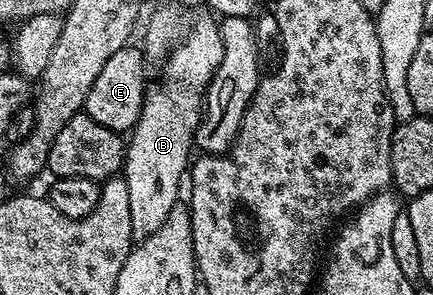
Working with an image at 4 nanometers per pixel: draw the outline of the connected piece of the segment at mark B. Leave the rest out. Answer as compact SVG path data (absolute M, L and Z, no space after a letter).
M212 16L201 17L188 26L184 42L163 62L165 78L145 91L143 111L128 134L123 176L131 199L131 231L134 242L155 235L167 215L179 203L183 182L191 165L189 152L194 152L197 128L205 111L209 84L223 63L221 26Z

